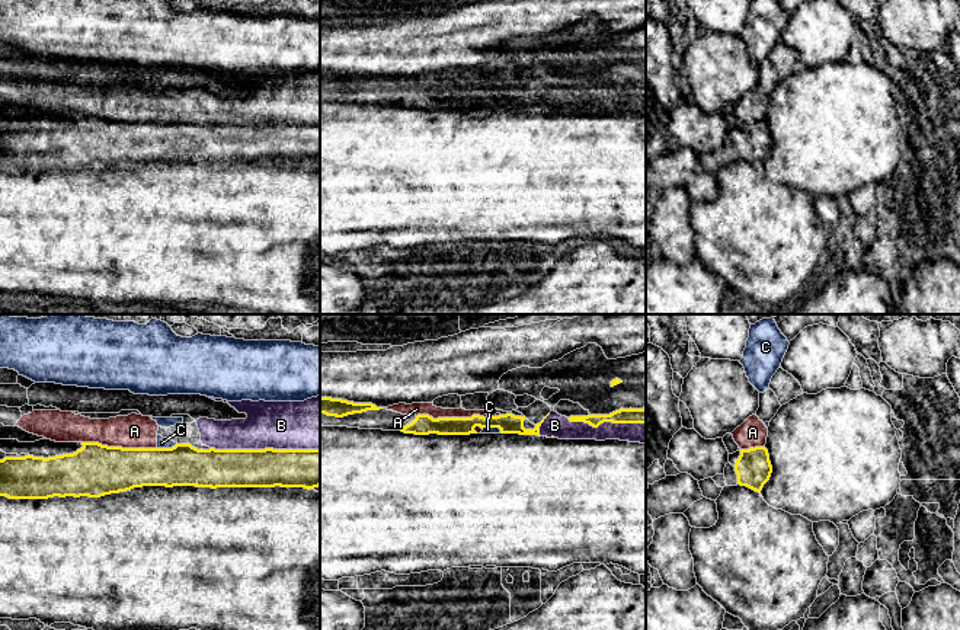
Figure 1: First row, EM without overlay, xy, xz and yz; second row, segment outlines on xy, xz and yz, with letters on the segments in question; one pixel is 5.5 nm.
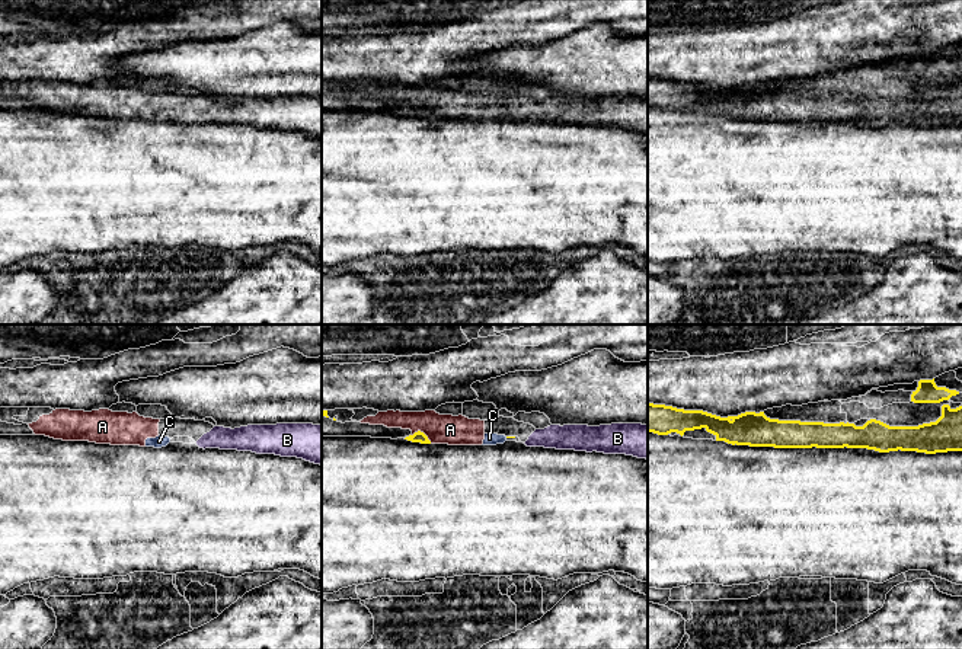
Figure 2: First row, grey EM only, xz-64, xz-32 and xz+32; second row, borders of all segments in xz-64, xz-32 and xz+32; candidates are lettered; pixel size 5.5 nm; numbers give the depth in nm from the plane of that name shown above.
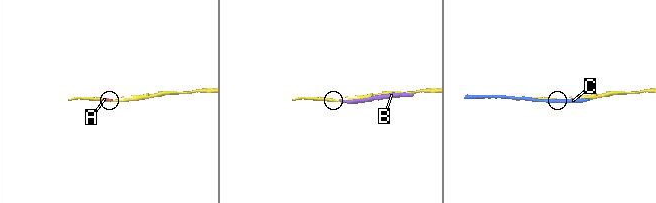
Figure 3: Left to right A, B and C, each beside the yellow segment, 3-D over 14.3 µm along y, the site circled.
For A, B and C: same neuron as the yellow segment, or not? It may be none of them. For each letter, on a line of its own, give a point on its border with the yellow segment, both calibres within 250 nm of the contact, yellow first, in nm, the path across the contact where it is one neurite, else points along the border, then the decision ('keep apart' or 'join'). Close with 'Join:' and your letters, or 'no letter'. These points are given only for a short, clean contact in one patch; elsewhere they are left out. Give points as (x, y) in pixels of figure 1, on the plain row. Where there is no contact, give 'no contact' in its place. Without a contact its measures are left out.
A: xy (120, 121) | 300/190 nm | keep apart
B: xy (265, 122) | 220/280 nm | keep apart
C: xy (166, 122) | 220/60 nm | along xy (176, 117), (168, 122), (157, 122) | keep apart
Join: no letter

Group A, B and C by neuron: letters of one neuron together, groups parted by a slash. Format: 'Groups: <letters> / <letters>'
Groups: A B / C

